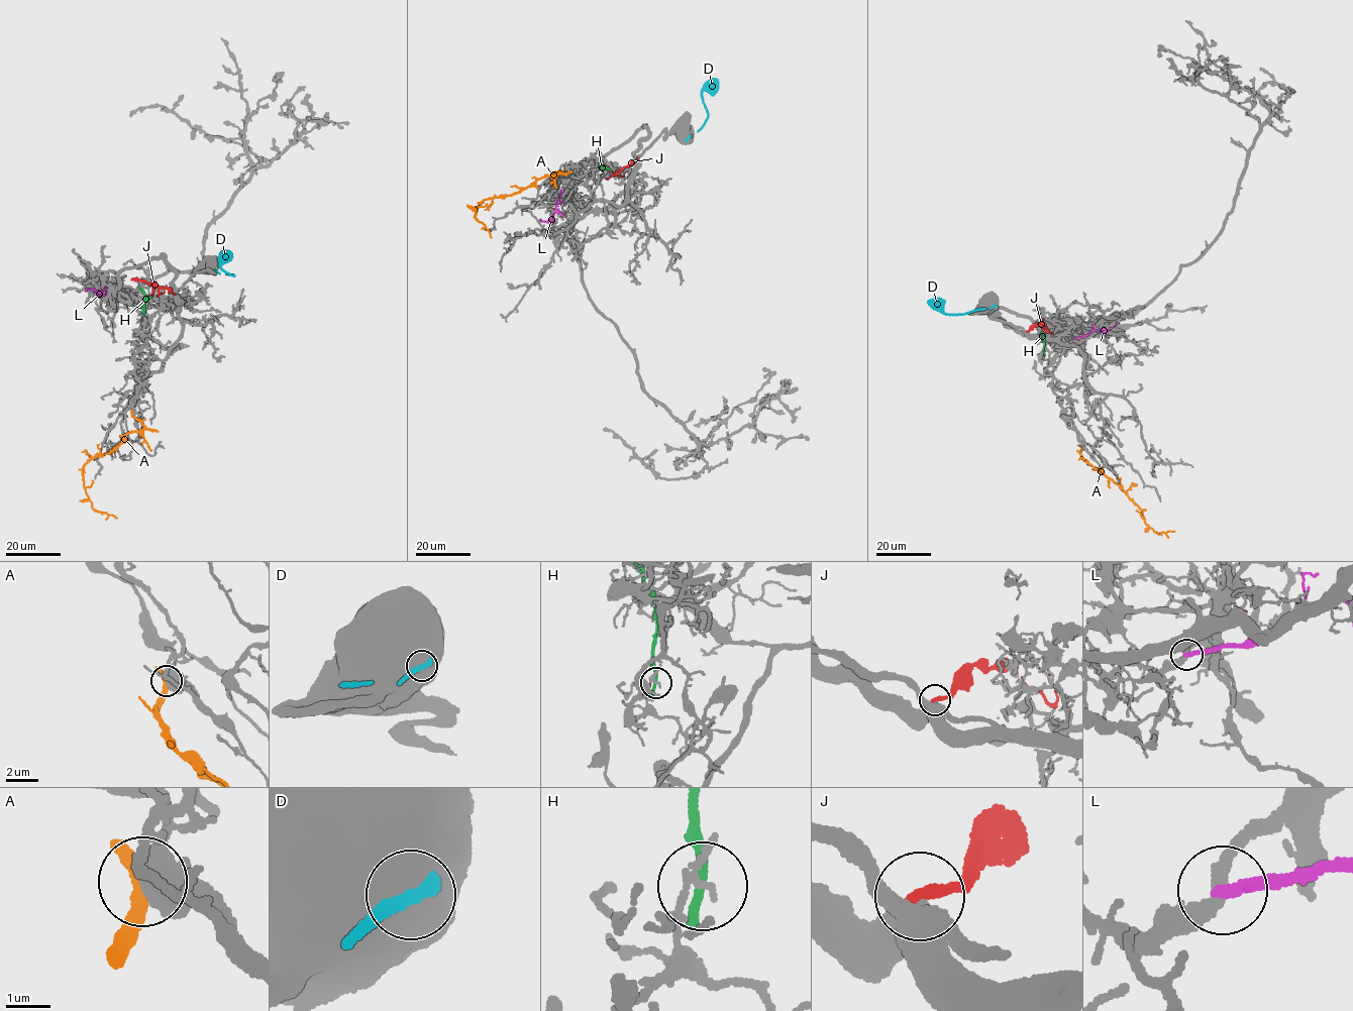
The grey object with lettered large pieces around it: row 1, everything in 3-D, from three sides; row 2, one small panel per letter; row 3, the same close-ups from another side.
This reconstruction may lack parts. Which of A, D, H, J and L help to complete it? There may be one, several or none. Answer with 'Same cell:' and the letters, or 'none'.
Same cell: none

